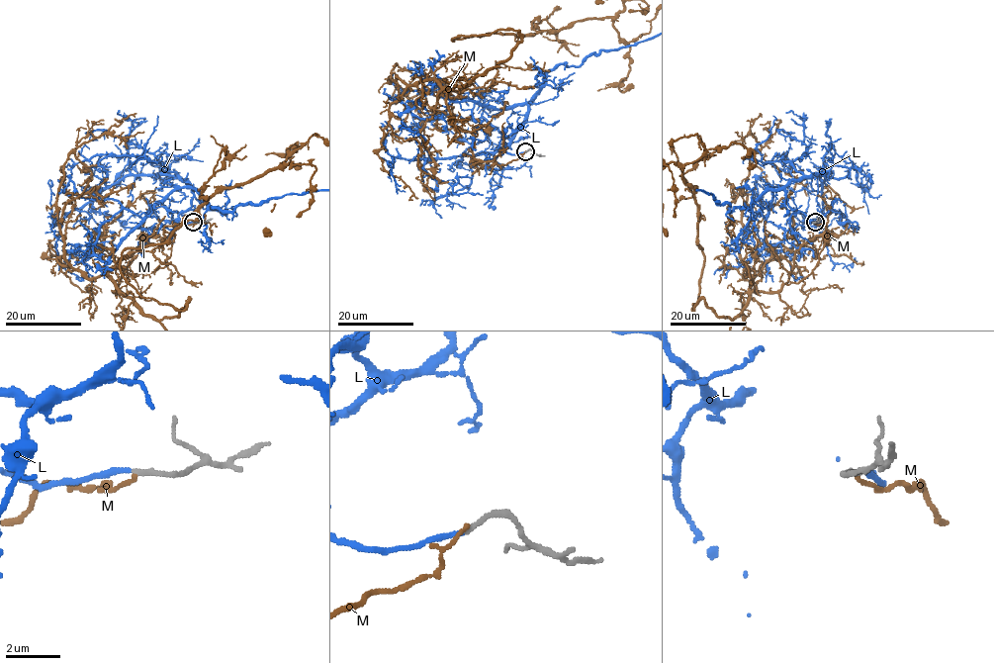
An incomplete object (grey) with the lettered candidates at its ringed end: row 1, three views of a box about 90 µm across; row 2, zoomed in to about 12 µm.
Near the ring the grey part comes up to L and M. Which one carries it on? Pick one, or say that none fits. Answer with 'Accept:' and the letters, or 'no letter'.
Accept: L

